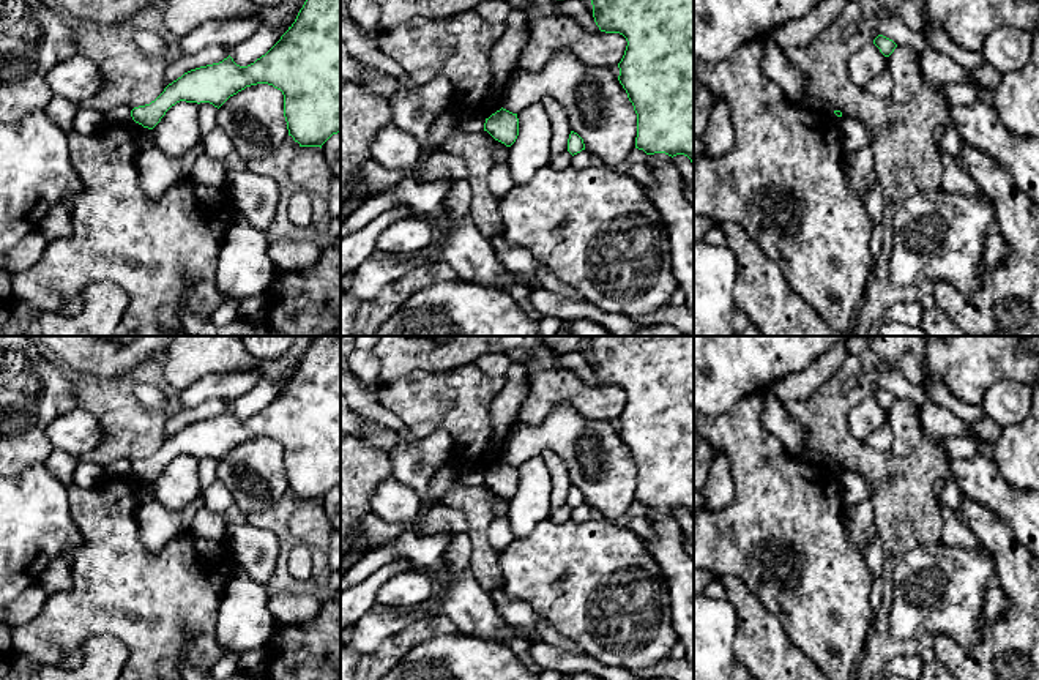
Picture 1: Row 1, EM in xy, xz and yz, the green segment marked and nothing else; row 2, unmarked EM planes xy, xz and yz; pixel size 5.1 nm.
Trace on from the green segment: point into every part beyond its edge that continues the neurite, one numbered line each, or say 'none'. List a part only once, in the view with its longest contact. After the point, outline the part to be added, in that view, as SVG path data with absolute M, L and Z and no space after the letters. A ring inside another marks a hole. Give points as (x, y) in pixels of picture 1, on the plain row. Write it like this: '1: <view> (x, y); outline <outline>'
none

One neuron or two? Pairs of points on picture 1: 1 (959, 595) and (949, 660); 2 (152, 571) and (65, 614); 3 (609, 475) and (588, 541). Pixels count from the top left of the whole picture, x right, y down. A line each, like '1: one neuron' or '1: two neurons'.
1: two neurons
2: one neuron
3: two neurons

